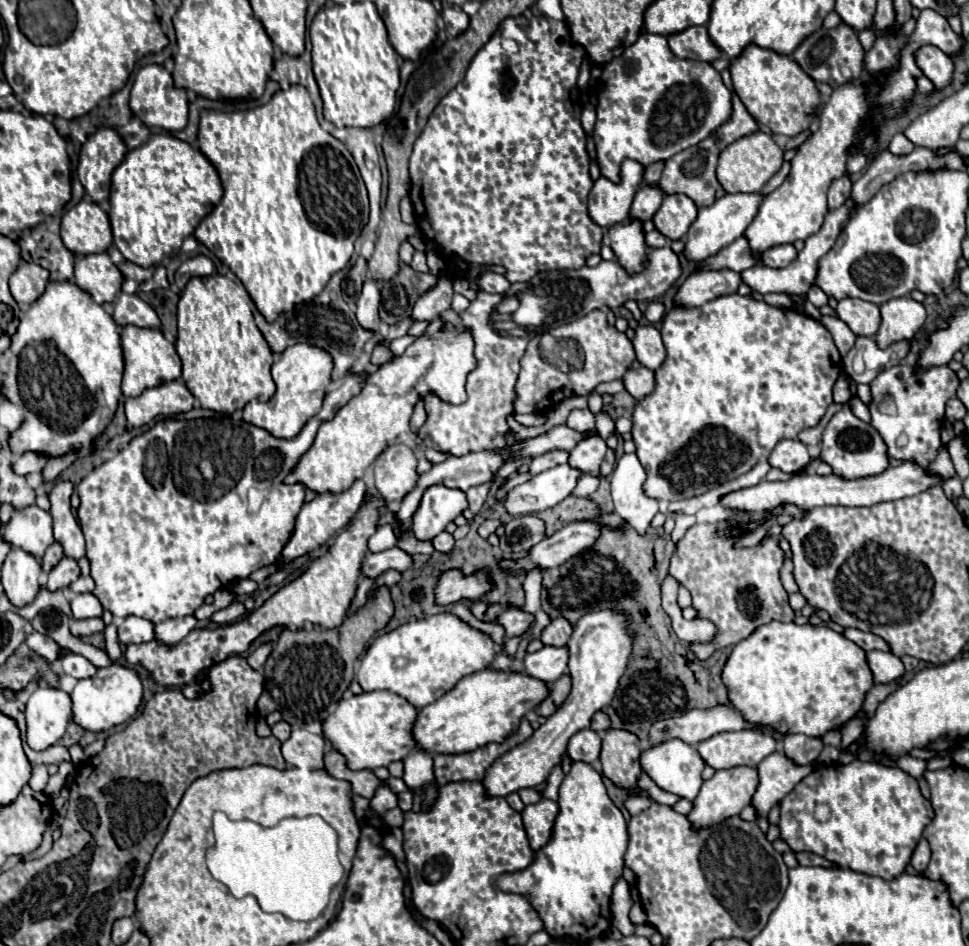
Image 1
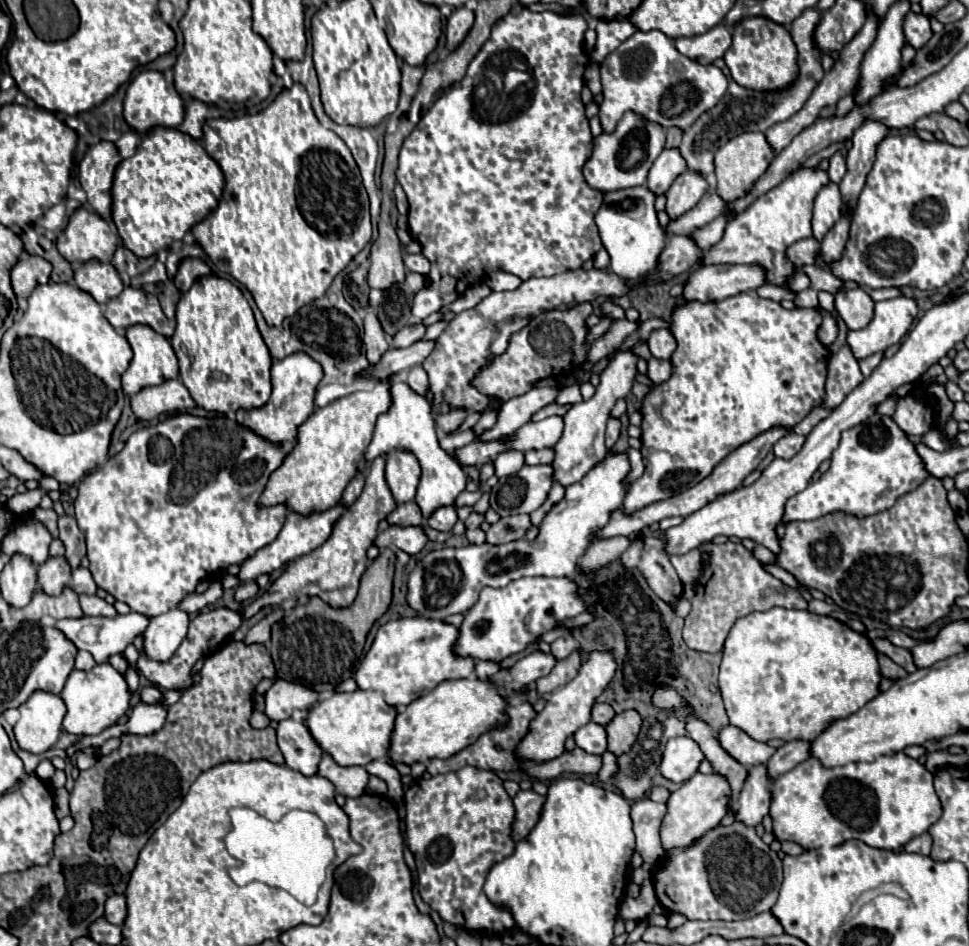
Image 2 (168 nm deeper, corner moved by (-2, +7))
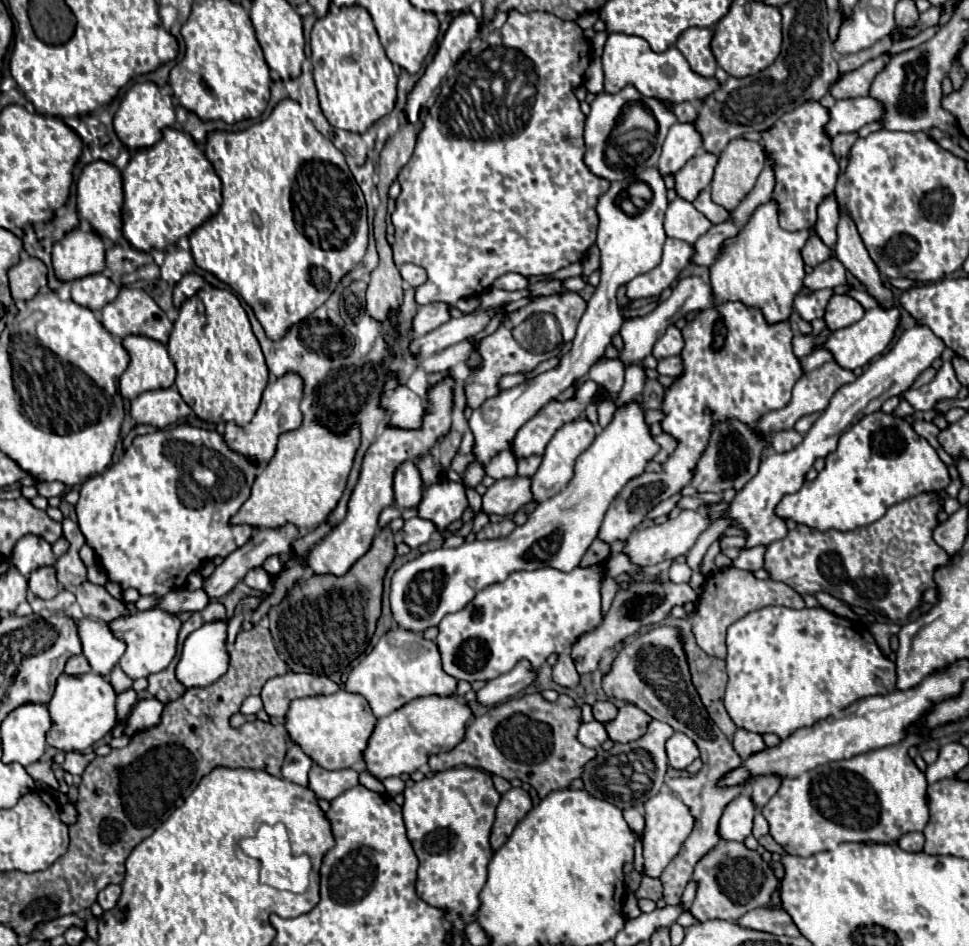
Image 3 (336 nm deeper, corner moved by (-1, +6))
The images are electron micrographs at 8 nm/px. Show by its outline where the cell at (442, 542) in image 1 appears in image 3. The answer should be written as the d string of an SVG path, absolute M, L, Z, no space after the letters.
M441 480L425 488L423 500L417 506L419 516L431 520L437 528L445 528L459 520L467 508L467 496L461 482Z

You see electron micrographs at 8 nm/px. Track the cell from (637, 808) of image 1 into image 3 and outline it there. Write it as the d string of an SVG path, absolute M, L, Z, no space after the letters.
M659 626L645 634L639 634L635 638L629 638L625 646L615 656L611 670L603 676L603 692L609 698L617 698L623 702L631 702L639 708L643 708L651 718L661 720L669 724L673 730L687 734L701 750L703 768L689 776L689 778L673 778L667 780L667 786L677 794L677 798L683 800L683 804L689 808L691 816L695 818L693 832L683 842L679 854L667 864L667 868L661 874L663 882L663 900L667 904L679 904L681 894L687 886L687 882L693 876L695 864L719 842L719 818L721 810L743 790L741 786L735 788L719 788L719 778L737 768L741 764L739 754L733 750L731 742L721 734L717 724L709 718L689 672L687 654L683 650L681 630L677 626Z

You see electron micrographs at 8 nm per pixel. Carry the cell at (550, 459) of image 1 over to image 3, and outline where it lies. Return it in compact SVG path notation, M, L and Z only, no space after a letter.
M539 456L523 458L523 460L517 462L517 474L519 474L519 476L527 476L527 478L531 478L531 476L537 472L539 464L541 464L541 458L539 458Z

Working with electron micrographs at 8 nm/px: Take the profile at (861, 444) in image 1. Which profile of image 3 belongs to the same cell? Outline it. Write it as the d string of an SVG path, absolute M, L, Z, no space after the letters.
M879 410L863 416L855 426L851 426L845 434L841 434L837 442L837 450L825 456L825 468L817 474L817 478L811 482L805 480L799 492L783 496L781 502L775 506L775 514L781 520L793 520L797 524L803 524L821 532L827 532L827 530L847 532L879 520L889 506L909 500L911 496L917 496L923 492L943 492L949 486L949 482L951 478L949 478L947 466L941 462L935 448L913 430L911 422Z

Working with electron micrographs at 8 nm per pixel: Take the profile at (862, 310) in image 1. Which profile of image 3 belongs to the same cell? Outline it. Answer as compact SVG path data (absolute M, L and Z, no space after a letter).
M833 296L827 304L827 310L825 310L825 324L829 330L839 330L839 328L845 328L857 320L861 320L865 314L863 306L851 298L851 296Z

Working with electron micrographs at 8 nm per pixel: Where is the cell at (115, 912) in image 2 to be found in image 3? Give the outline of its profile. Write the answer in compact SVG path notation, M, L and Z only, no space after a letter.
M109 884L105 886L99 896L97 896L97 902L101 904L103 910L111 910L115 904L117 904L117 898L121 896L121 886L119 884Z

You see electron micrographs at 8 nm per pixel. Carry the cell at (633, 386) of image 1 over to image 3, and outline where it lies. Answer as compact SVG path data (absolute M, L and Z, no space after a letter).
M669 356L669 358L663 358L663 360L659 360L657 370L659 370L659 374L681 376L681 374L683 374L683 360L681 360L681 356Z

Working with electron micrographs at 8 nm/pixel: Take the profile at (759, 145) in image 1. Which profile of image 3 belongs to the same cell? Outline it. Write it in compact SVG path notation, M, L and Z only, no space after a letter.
M743 138L731 140L727 144L727 148L719 154L719 162L715 166L715 176L711 182L713 202L731 212L745 198L745 194L755 186L755 180L761 174L763 164L765 164L765 156L763 156L759 142L751 142L751 140L743 140Z

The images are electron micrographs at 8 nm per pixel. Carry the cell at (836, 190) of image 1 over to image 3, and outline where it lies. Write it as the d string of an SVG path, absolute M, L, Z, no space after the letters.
M851 132L851 134L837 134L833 138L833 154L835 158L845 158L849 156L849 150L853 146L853 142L859 138L857 132Z

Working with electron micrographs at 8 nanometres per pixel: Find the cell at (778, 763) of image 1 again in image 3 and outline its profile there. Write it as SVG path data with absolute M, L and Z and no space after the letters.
M741 794L729 802L719 818L719 836L723 840L735 840L743 842L753 828L753 816L757 808L753 802L749 802L749 796Z

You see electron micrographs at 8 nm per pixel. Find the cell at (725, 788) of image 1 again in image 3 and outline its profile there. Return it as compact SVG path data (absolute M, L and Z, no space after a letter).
M663 788L657 796L645 802L645 830L643 830L643 874L651 878L659 878L663 868L677 854L685 838L691 834L693 816L689 808L667 788Z

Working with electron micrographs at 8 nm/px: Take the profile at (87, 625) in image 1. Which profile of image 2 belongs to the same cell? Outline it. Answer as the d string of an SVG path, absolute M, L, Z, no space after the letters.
M80 595L80 607L82 607L84 615L88 615L88 617L114 617L116 615L116 609L96 595L92 595L92 597Z

